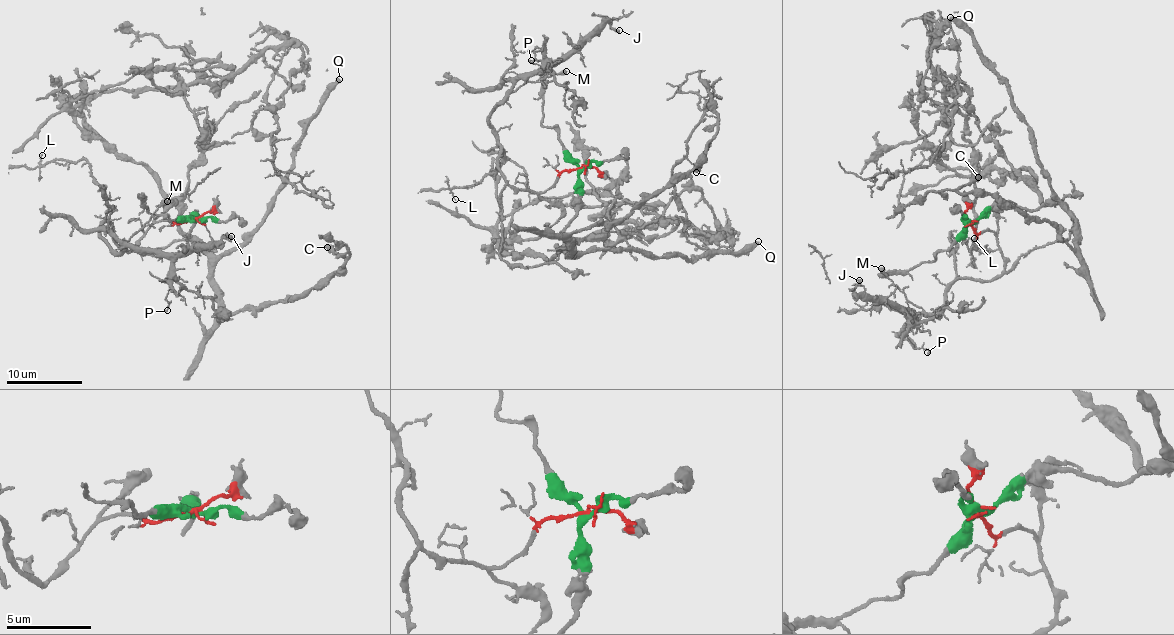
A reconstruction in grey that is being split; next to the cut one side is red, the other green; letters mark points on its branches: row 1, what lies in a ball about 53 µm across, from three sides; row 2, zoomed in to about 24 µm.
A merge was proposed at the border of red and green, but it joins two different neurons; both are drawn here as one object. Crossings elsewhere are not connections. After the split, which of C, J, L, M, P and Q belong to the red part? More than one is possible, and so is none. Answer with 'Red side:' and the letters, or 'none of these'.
Red side: J, L, M, P

